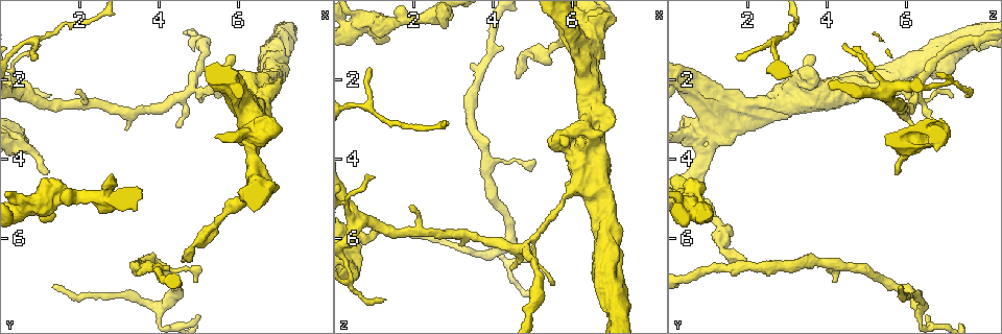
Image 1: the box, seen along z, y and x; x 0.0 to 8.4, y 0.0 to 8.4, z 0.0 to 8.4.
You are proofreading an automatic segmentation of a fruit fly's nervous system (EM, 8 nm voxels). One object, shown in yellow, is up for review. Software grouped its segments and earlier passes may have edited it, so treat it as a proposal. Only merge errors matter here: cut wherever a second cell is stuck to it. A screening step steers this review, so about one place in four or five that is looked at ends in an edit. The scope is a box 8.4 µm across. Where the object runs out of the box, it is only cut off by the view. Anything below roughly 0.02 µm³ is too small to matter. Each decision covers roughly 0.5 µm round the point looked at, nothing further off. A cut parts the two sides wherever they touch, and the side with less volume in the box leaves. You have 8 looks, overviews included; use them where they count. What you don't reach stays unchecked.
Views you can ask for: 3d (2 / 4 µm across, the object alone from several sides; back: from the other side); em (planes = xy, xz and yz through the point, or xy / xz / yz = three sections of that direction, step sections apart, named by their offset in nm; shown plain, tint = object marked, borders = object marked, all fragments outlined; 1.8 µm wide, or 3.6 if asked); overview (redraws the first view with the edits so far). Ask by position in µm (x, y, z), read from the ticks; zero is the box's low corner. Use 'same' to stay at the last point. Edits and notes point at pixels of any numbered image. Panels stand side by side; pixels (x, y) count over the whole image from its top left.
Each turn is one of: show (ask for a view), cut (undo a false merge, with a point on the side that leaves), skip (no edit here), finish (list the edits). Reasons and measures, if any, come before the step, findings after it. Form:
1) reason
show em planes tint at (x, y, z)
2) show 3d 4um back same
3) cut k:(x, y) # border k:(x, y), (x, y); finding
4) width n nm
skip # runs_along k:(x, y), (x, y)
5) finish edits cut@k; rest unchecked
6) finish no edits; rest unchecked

show em planes tint at (0.70, 5.25, 0.55)

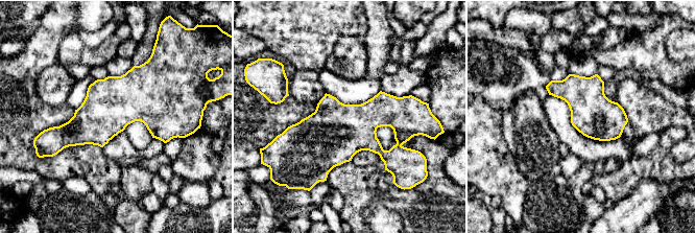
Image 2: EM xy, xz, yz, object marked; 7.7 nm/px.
skip # one cell here

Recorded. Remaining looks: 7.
thick turns thin
show em planes plain at (6.30, 2.35, 3.75)

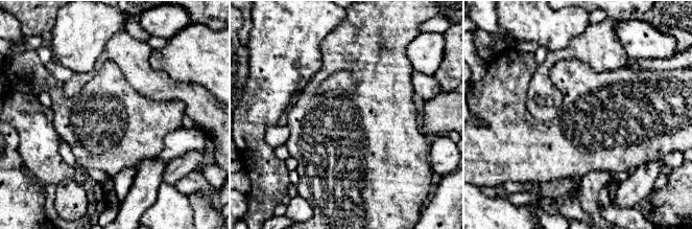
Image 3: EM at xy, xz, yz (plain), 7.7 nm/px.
show em planes tint same

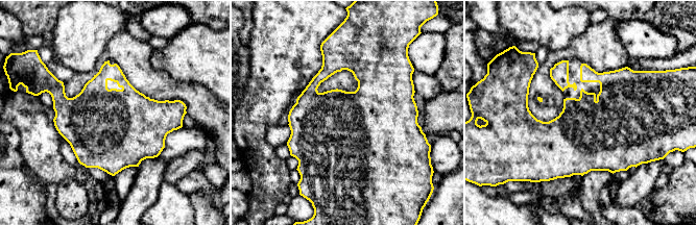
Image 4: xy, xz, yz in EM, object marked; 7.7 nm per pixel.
skip # all the same cell

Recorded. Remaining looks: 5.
abrupt turn
show 3d 4um at (6.20, 2.75, 1.15)

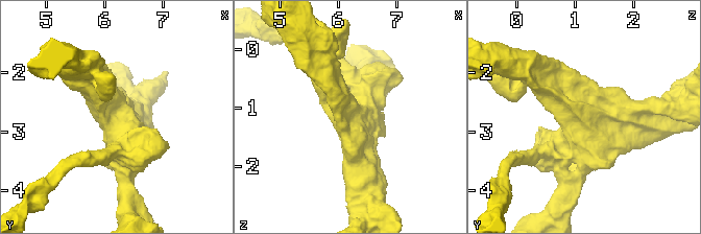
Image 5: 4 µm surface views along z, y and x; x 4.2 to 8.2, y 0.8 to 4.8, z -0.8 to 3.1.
shape alone is not enough
show em 3.6um xz step 16 tint at (6.15, 2.85, 1.15)

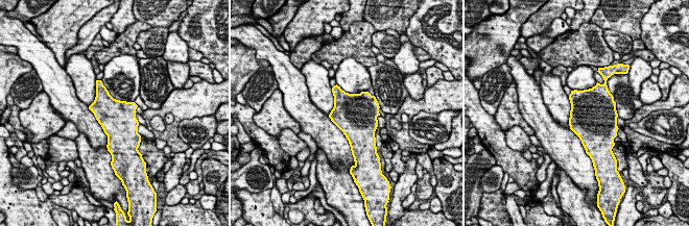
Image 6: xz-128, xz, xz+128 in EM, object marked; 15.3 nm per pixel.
skip # continuous, no second cell

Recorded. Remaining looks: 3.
finish no edits; rest unchecked

